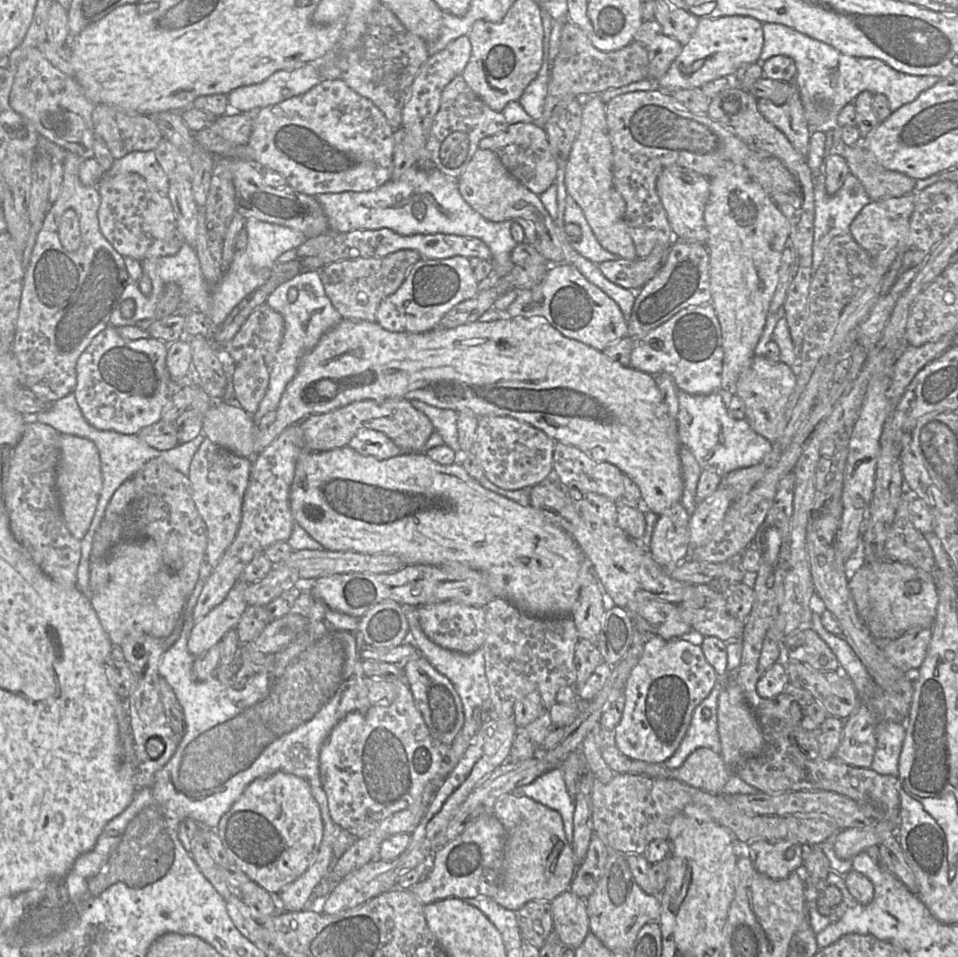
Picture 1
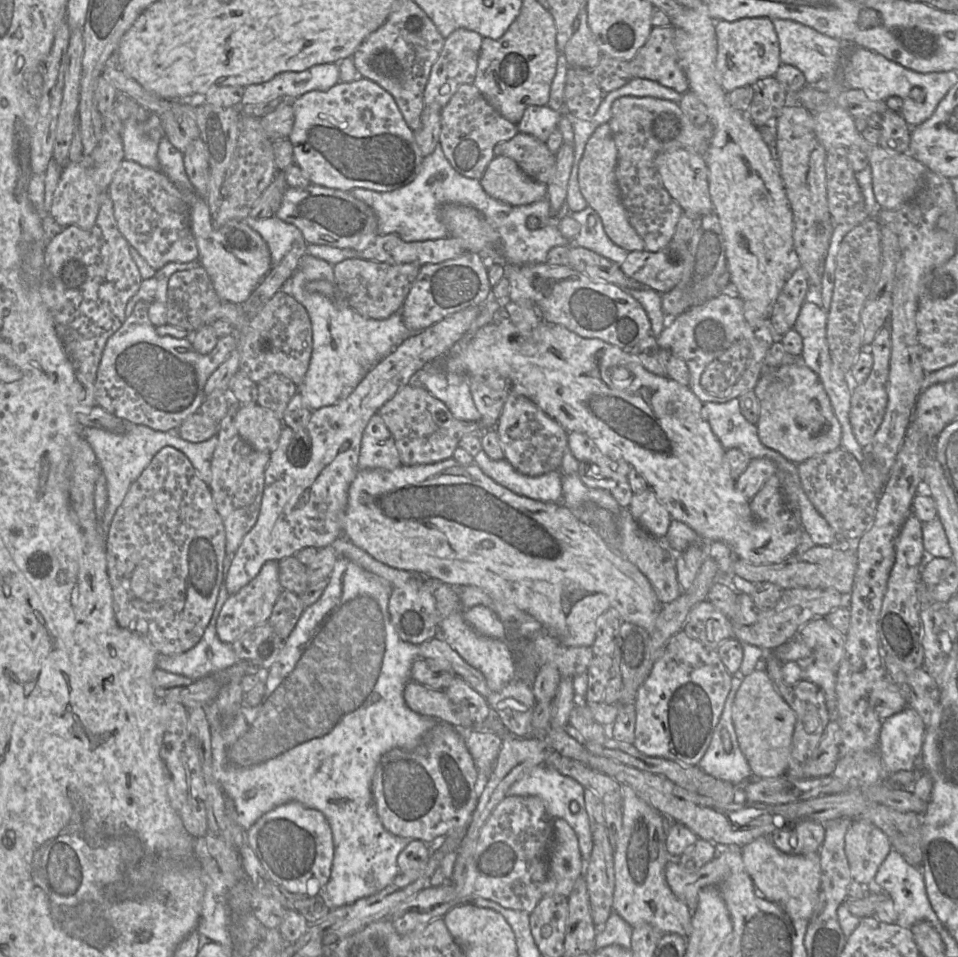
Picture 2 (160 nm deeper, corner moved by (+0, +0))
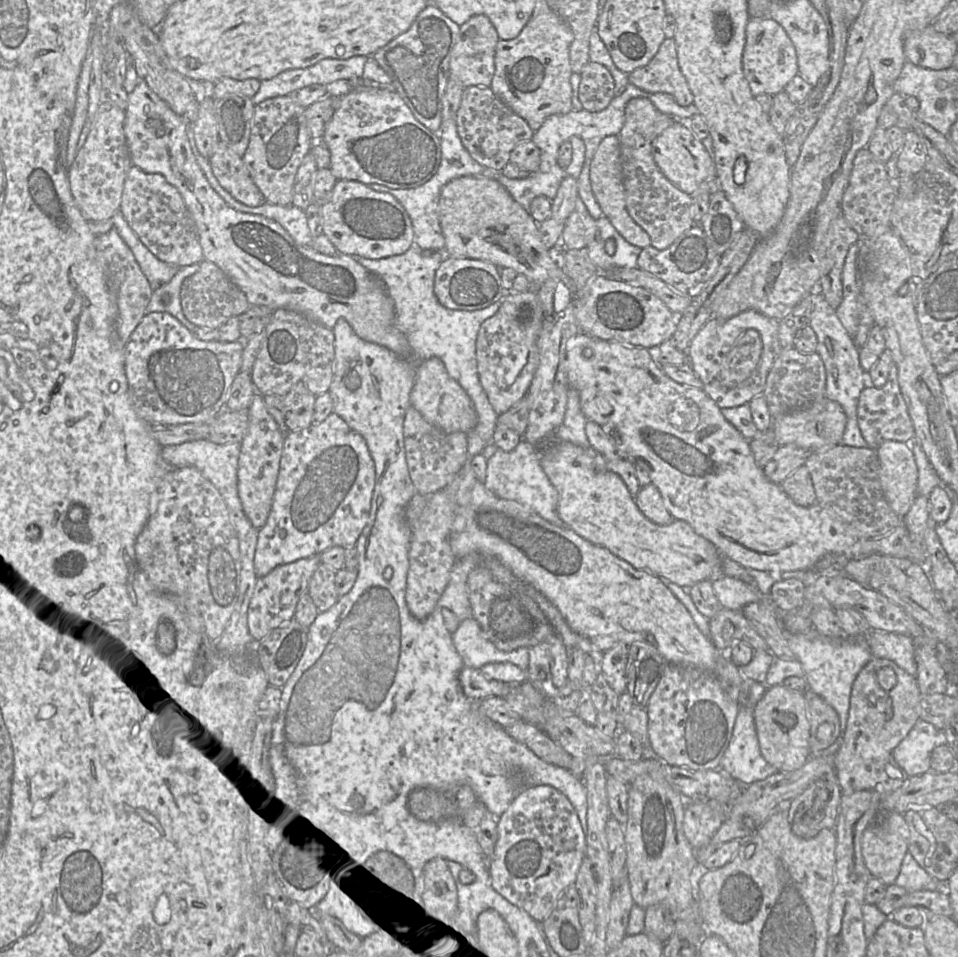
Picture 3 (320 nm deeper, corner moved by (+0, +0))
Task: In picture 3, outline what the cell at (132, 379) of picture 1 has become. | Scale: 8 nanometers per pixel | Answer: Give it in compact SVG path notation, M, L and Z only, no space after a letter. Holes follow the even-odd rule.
M166 312L146 314L125 347L125 373L131 404L150 424L211 421L225 410L229 390L240 373L244 341L204 341Z

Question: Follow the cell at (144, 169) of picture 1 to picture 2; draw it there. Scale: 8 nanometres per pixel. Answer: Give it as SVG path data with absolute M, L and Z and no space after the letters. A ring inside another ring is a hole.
M163 137L158 146L157 158L159 171L179 189L196 192L191 185L184 168L184 154Z

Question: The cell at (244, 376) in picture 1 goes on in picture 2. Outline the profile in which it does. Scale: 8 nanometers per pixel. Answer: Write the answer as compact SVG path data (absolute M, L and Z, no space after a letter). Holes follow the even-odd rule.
M274 373L257 383L256 404L272 410L281 419L288 403L298 393L298 385L290 378Z

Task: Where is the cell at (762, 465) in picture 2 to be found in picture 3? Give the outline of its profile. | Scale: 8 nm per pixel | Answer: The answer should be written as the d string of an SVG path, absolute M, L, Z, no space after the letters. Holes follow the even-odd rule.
M795 445L779 447L773 458L763 467L765 476L781 485L799 467L804 466L809 452Z

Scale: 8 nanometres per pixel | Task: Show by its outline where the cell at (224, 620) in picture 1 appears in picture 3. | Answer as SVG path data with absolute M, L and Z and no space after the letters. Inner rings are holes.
M315 555L279 565L265 576L257 577L247 612L248 629L254 640L264 638L294 618L297 603L307 593L310 579L320 565L320 556Z

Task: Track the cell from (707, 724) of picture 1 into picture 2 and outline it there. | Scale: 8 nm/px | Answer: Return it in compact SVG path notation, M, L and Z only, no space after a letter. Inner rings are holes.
M741 673L732 674L731 690L725 701L720 721L715 728L714 734L712 736L707 751L705 752L704 756L697 765L705 774L709 774L713 778L726 782L731 782L733 784L741 784L742 782L748 779L754 782L758 779L753 778L753 774L749 766L749 763L740 749L732 720L732 703L742 683L742 679L743 676Z

